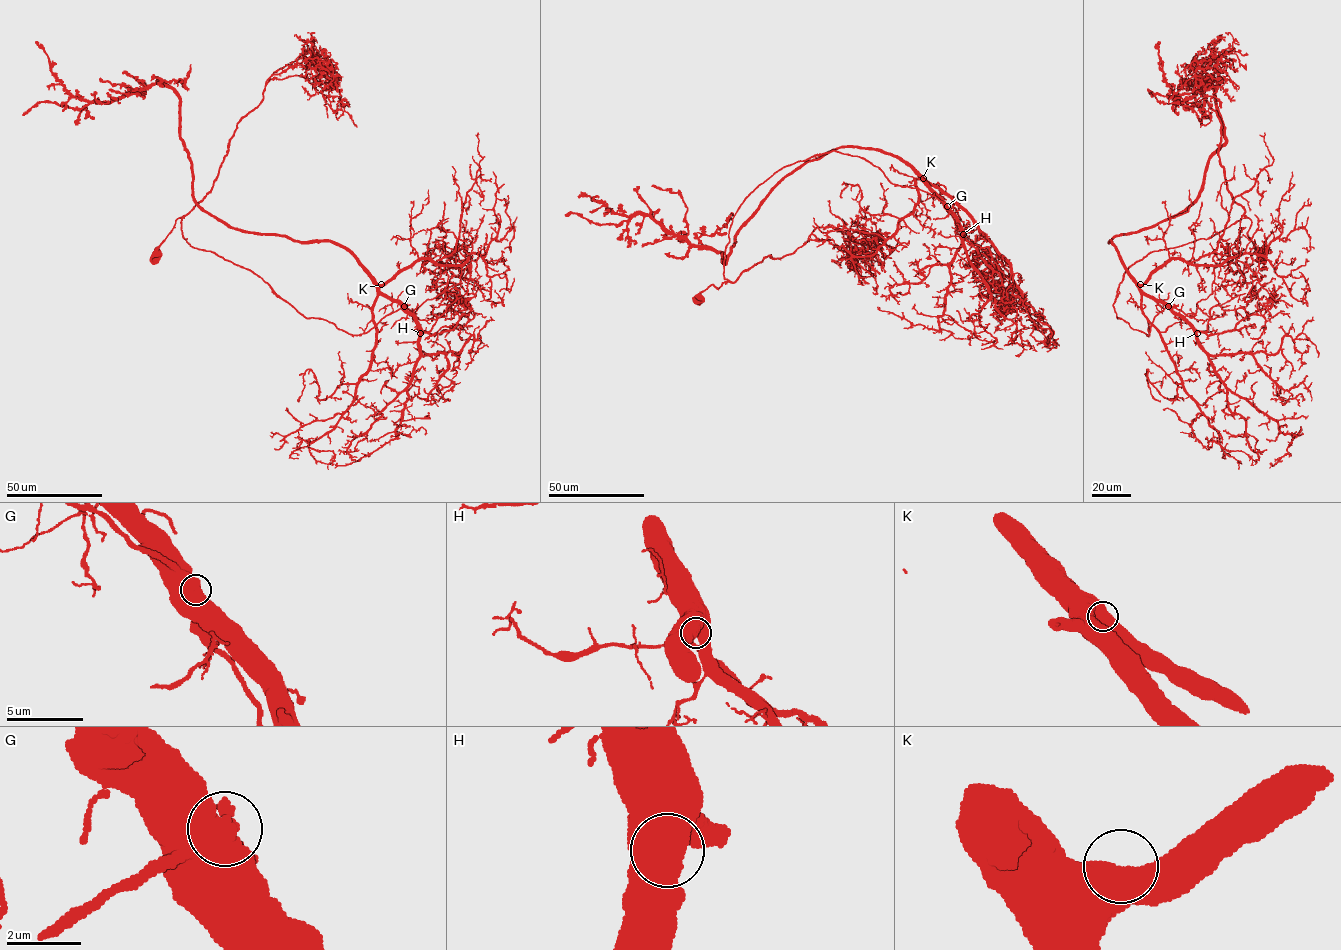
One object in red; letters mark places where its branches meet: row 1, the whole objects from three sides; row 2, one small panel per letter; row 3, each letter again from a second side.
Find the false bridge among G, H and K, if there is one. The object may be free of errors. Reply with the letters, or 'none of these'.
G

